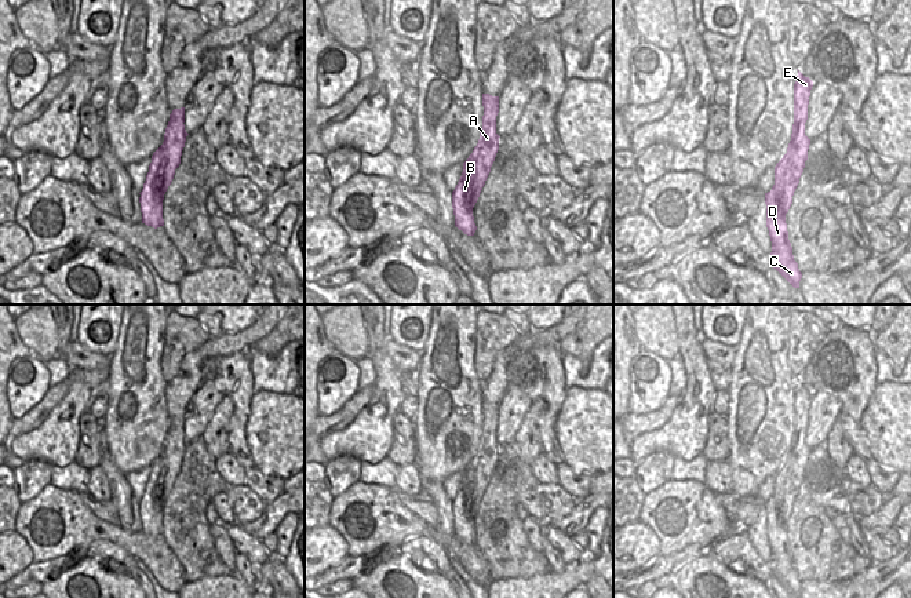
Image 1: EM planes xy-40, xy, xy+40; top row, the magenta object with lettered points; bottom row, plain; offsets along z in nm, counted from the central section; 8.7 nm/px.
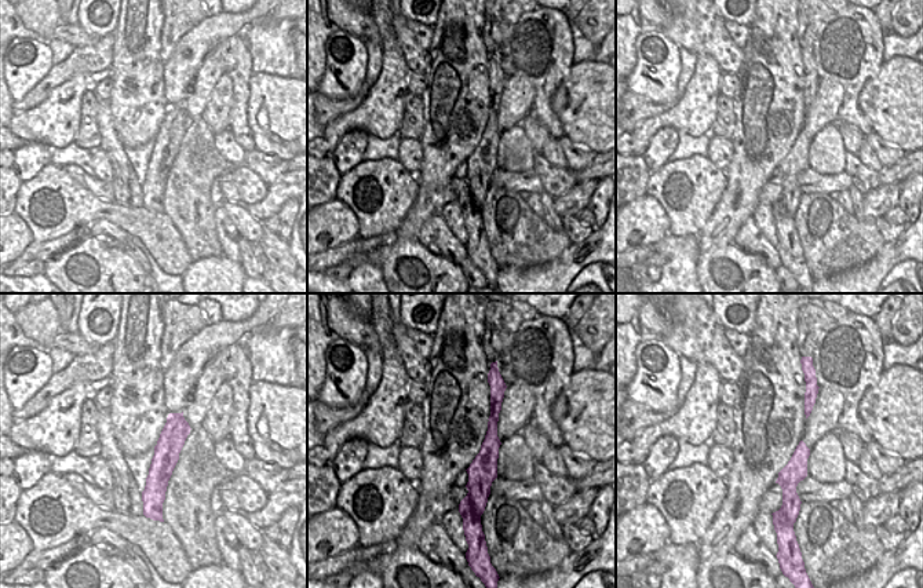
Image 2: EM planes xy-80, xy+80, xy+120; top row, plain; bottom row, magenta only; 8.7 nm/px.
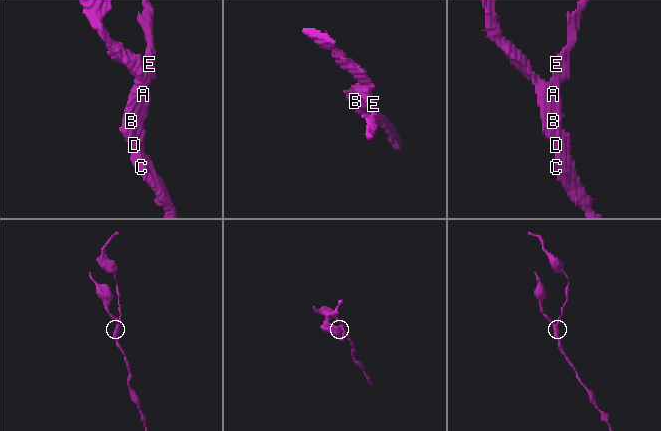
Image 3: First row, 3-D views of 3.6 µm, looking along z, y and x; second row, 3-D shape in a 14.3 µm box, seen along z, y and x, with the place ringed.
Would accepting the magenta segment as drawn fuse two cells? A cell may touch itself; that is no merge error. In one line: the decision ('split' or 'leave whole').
split

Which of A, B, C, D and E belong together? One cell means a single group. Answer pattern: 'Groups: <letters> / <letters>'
Groups: A B C D / E

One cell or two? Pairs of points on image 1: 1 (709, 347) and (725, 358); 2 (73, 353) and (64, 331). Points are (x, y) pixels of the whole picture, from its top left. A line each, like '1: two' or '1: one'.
1: one
2: two

